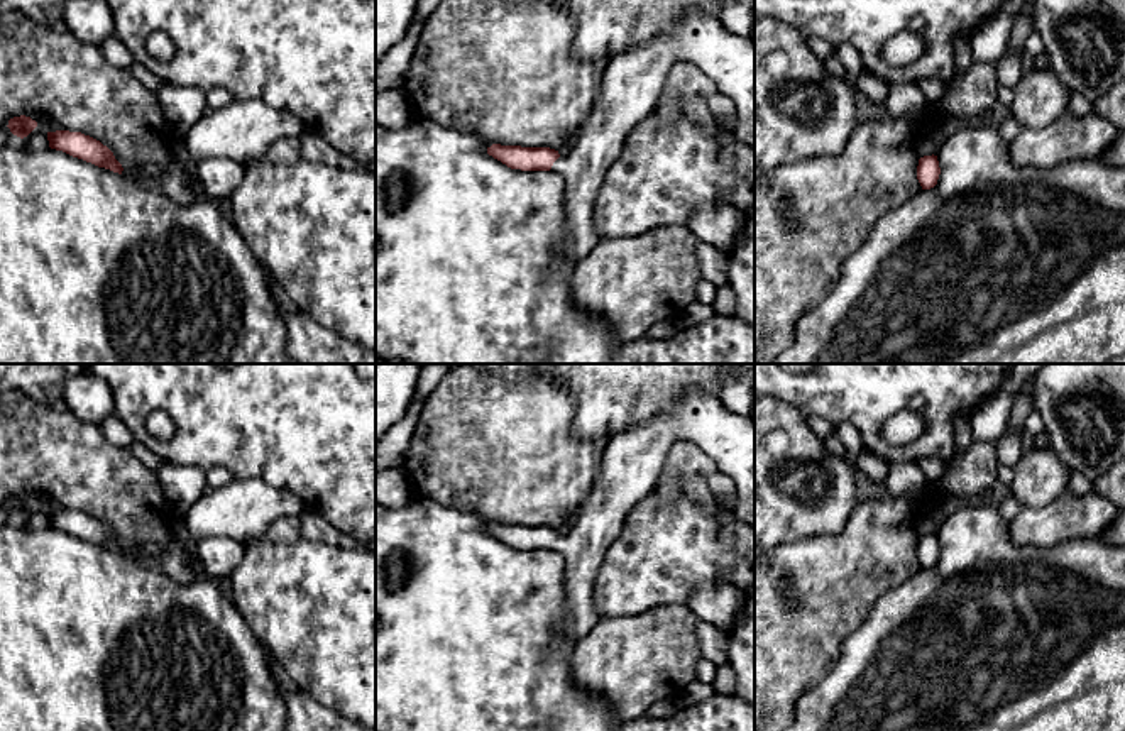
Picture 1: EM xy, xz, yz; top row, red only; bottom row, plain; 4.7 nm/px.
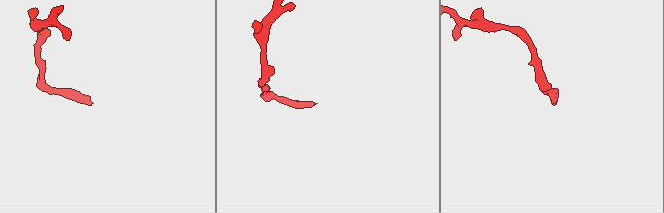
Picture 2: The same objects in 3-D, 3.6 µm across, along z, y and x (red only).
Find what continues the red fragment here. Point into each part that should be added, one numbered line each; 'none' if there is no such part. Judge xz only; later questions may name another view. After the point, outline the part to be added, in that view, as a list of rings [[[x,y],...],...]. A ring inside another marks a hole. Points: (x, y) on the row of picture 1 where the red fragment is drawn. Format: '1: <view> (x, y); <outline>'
1: xz (633, 82); [[[694,12],[678,19],[670,30],[660,32],[648,42],[634,46],[607,63],[597,98],[580,129],[577,144],[567,156],[560,156],[553,162],[550,171],[565,179],[567,235],[555,247],[558,257],[580,261],[599,242],[594,230],[594,206],[607,169],[619,157],[633,127],[656,108],[668,73],[677,63],[699,68],[719,93],[734,102],[739,120],[739,142],[755,149],[755,42],[749,37],[731,34],[717,17]]]

